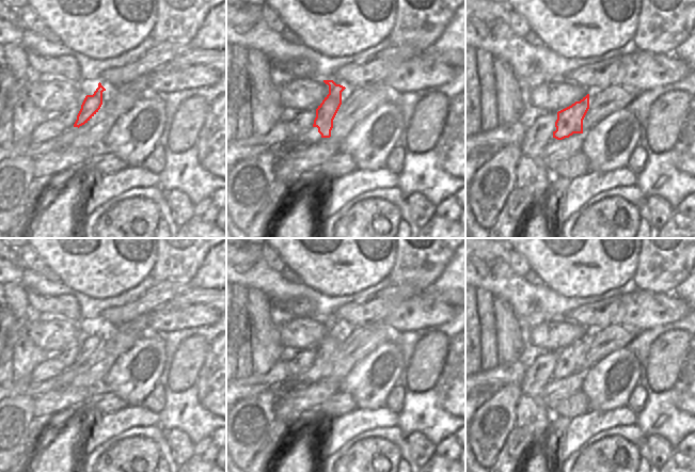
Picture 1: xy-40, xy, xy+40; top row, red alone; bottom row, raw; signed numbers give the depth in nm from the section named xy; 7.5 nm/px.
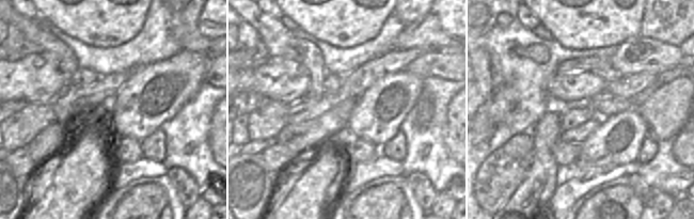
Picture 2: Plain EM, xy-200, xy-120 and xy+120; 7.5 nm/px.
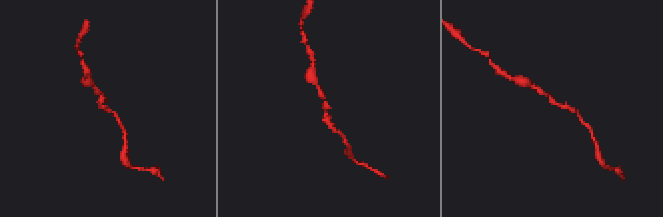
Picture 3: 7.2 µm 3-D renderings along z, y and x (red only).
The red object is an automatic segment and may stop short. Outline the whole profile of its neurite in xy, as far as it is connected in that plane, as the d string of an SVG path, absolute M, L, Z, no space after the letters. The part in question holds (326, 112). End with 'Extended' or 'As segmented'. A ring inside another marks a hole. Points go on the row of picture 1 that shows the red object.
M323 80L323 82L329 85L329 94L316 109L313 127L318 128L321 138L330 138L333 120L342 105L342 92L346 88L336 84L333 80Z. As segmented.

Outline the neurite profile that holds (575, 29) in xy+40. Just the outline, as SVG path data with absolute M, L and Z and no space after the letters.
M506 0L506 4L530 23L546 47L567 59L599 57L631 43L641 11L641 0Z

